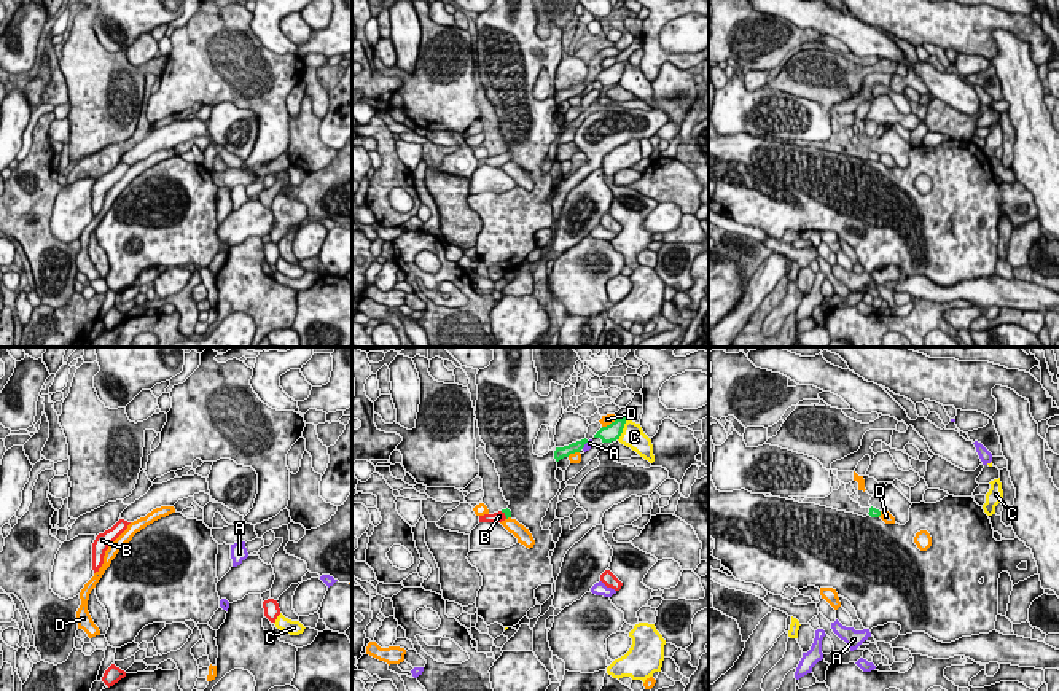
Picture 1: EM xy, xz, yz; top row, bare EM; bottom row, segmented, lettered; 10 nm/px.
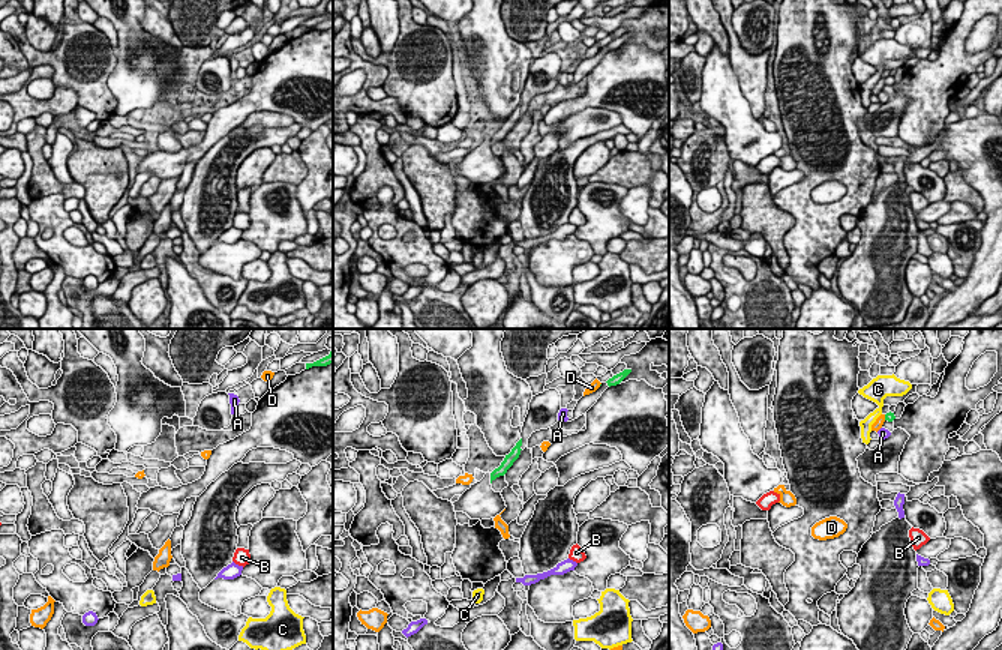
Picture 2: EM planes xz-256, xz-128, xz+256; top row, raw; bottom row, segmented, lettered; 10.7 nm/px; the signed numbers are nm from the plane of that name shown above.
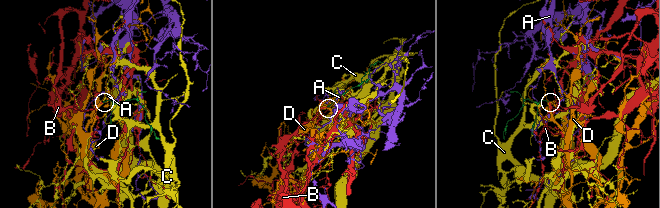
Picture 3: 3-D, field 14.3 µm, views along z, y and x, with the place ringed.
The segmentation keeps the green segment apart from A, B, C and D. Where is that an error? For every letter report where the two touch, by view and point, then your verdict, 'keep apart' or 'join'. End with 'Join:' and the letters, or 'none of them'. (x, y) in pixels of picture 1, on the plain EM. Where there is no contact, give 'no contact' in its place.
A: contact xz (585, 86); keep apart
B: contact xz (505, 158); join
C: contact xz (623, 70); keep apart
D: contact xz (610, 67); keep apart
Join: B

